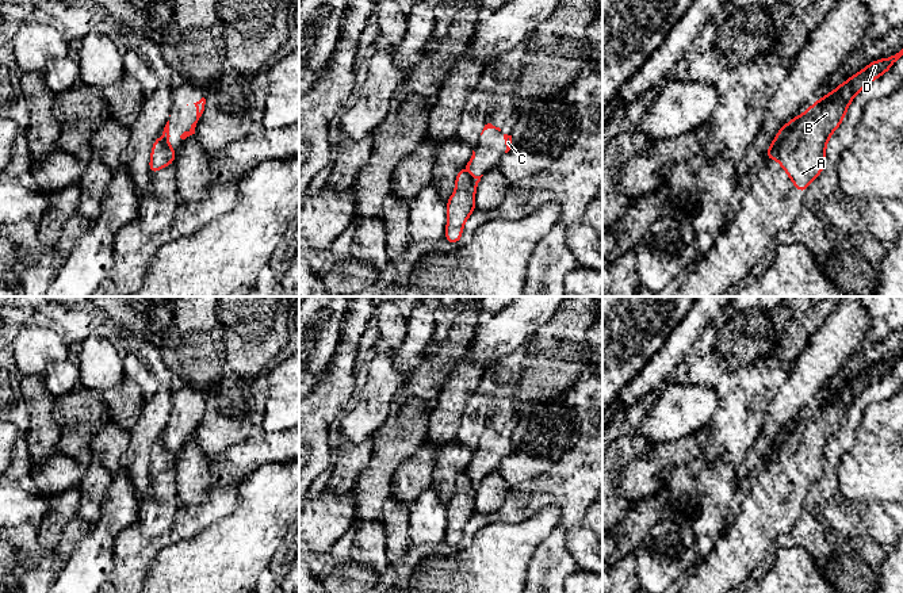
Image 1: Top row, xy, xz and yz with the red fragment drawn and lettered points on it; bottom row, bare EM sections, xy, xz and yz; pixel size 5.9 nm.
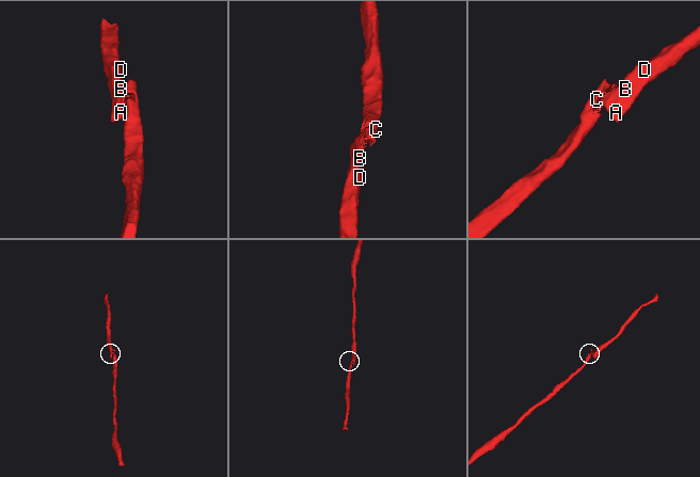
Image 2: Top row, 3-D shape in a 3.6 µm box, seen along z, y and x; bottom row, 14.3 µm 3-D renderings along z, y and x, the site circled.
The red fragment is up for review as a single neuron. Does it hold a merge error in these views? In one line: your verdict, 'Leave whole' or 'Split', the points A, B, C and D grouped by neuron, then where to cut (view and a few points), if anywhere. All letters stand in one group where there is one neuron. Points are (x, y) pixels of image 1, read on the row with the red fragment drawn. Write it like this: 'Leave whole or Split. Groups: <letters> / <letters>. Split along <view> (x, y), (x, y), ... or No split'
Split. Groups: A B D / C. Split along yz (807, 110), (783, 138), (773, 157)

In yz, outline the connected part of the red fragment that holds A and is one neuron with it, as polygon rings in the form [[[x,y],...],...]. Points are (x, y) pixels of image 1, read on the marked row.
[[[903,49],[895,56],[868,64],[820,100],[815,100],[783,138],[774,158],[799,192],[804,194],[810,183],[822,173],[827,142],[843,122],[856,95],[887,73],[902,56]]]

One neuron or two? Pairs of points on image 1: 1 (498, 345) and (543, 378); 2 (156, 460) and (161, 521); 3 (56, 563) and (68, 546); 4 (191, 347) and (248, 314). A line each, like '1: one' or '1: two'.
1: two
2: one
3: one
4: one

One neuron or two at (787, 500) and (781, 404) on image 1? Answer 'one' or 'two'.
two

